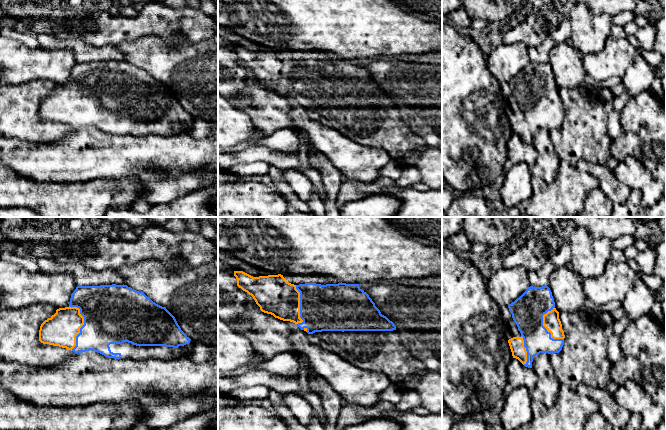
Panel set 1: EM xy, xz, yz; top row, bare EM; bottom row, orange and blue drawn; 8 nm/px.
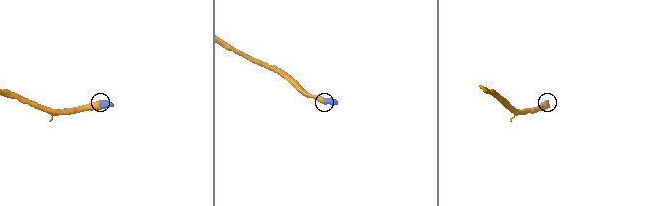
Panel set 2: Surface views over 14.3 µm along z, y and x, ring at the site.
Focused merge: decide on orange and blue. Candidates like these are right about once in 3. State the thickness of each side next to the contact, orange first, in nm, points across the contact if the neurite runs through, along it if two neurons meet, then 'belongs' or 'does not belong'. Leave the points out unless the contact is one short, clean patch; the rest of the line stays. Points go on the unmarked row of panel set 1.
260 nm thick on the orange side, 460 nm on the other; belongs

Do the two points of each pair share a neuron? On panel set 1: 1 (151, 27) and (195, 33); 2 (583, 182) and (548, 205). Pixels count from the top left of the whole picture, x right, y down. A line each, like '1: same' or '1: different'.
1: same
2: same

